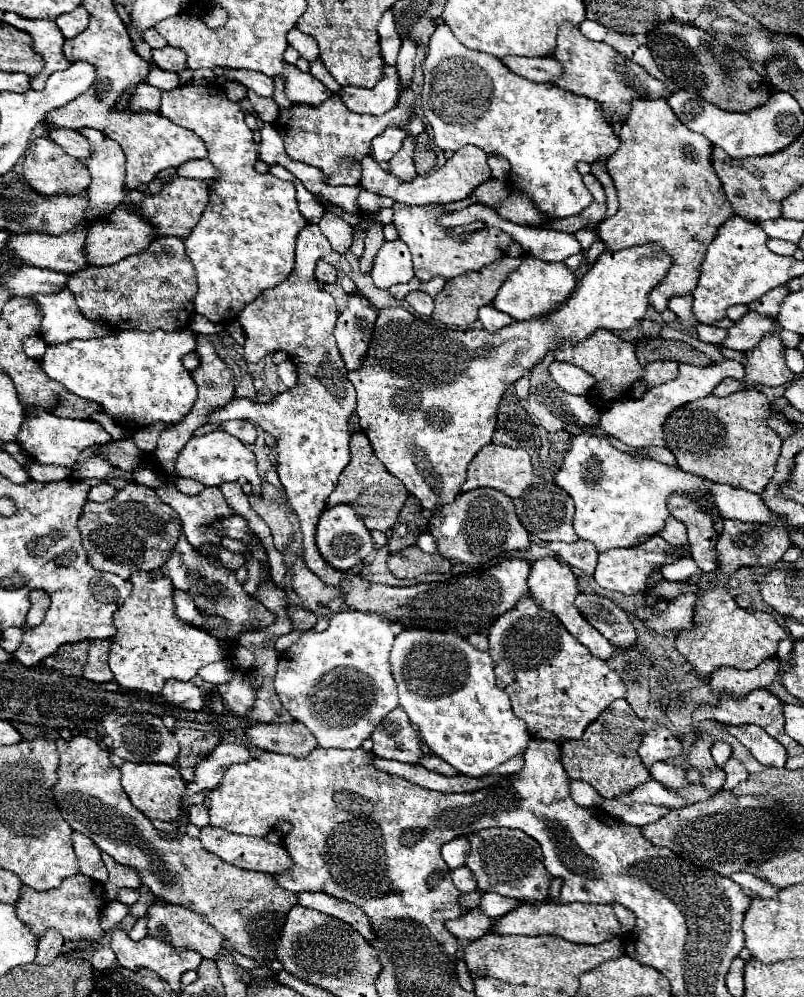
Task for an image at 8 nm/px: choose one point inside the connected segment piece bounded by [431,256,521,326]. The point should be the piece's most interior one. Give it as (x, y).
(457, 305)

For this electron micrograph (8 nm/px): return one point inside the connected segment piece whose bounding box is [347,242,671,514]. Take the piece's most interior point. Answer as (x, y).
(427, 397)

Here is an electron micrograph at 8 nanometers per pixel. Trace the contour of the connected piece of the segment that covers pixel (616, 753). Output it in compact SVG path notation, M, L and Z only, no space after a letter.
M615 700L601 716L589 724L579 740L565 740L561 744L561 762L571 780L583 780L591 784L601 796L615 798L651 780L647 768L641 764L637 748L645 736L645 722L633 712L627 700Z

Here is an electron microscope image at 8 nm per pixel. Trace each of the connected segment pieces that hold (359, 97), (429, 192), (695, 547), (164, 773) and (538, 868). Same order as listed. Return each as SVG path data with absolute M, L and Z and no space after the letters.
M393 66L385 68L385 76L381 84L375 88L357 86L343 87L347 99L347 108L358 114L373 114L381 116L389 112L397 104L397 70Z
M465 146L461 150L457 150L453 154L453 158L447 160L447 164L443 168L439 168L437 172L431 172L427 176L417 176L411 182L403 182L397 180L395 176L391 176L389 172L381 170L381 166L371 158L365 156L365 160L361 160L363 166L363 178L361 178L361 186L369 192L375 192L379 196L389 196L395 198L397 202L403 204L445 204L445 202L455 202L455 200L463 200L467 196L471 196L471 192L483 184L483 182L491 178L491 171L487 164L488 155L477 148L477 146Z
M671 494L667 500L667 508L673 518L681 520L687 526L689 532L689 546L691 556L695 564L709 576L715 576L717 572L717 556L715 556L715 544L717 544L717 532L713 532L713 520L709 514L701 510L701 506L685 496L685 494Z
M125 762L121 766L121 784L129 800L137 810L141 810L149 820L175 820L177 818L177 804L185 792L185 780L171 764L131 764Z
M489 828L479 830L475 834L467 836L471 850L467 856L467 866L477 878L477 886L483 892L497 892L509 898L517 900L547 900L551 874L547 872L543 860L541 846L527 836L521 830L509 830L509 828Z

